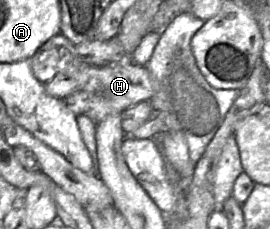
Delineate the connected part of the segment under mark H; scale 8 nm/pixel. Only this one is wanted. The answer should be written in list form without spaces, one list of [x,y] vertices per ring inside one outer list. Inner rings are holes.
[[[61,33],[46,41],[30,58],[30,64],[33,75],[42,83],[59,73],[73,77],[79,89],[89,96],[89,108],[85,115],[96,124],[108,115],[122,114],[129,107],[149,101],[153,96],[152,79],[146,66],[137,65],[130,56],[104,66],[90,65],[79,58],[75,44]]]

